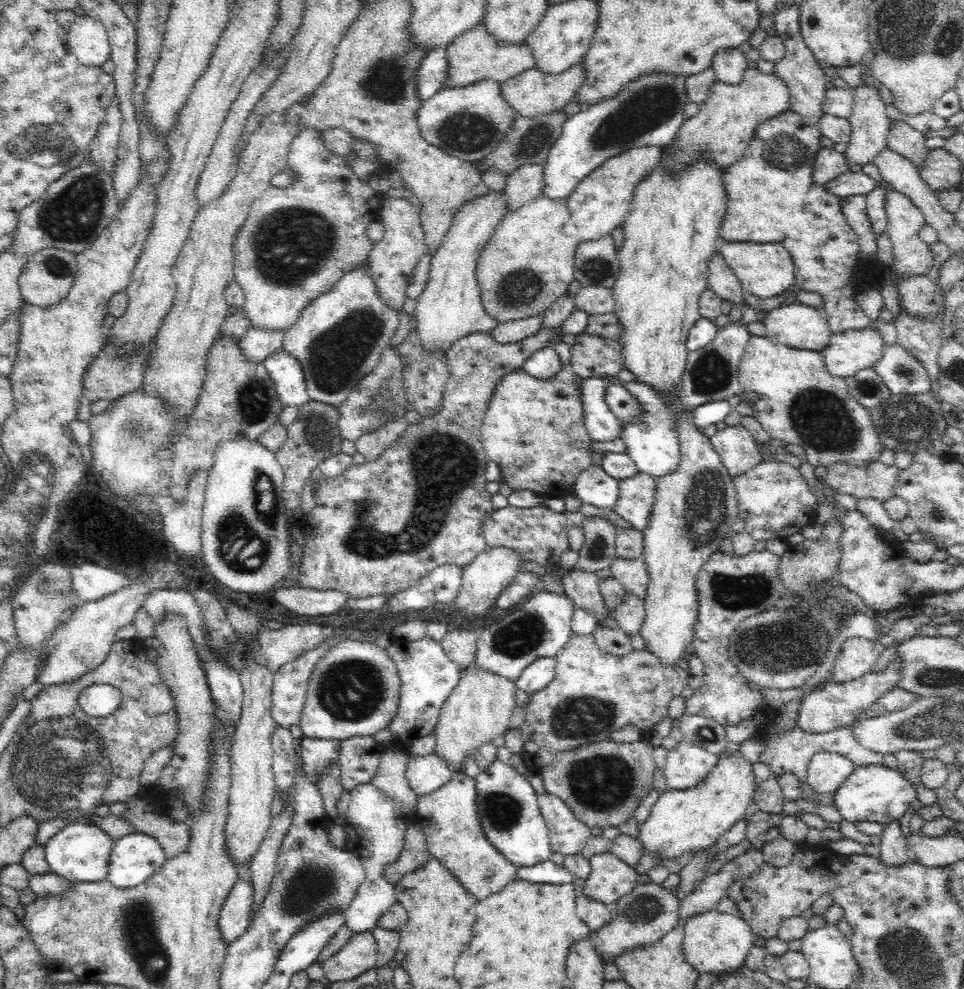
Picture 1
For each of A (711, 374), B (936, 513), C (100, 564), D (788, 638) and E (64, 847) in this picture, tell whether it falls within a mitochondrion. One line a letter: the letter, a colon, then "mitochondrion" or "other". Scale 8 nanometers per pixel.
A: mitochondrion
B: mitochondrion
C: other
D: mitochondrion
E: other

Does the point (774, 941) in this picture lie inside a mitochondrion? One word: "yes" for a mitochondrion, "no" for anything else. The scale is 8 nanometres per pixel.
no

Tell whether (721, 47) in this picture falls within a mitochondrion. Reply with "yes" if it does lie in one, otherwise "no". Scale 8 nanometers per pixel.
no

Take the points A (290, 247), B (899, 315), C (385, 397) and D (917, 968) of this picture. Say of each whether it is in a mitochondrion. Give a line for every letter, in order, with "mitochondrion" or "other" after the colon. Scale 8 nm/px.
A: mitochondrion
B: other
C: mitochondrion
D: mitochondrion

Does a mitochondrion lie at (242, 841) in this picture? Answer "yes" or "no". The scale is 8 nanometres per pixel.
no

